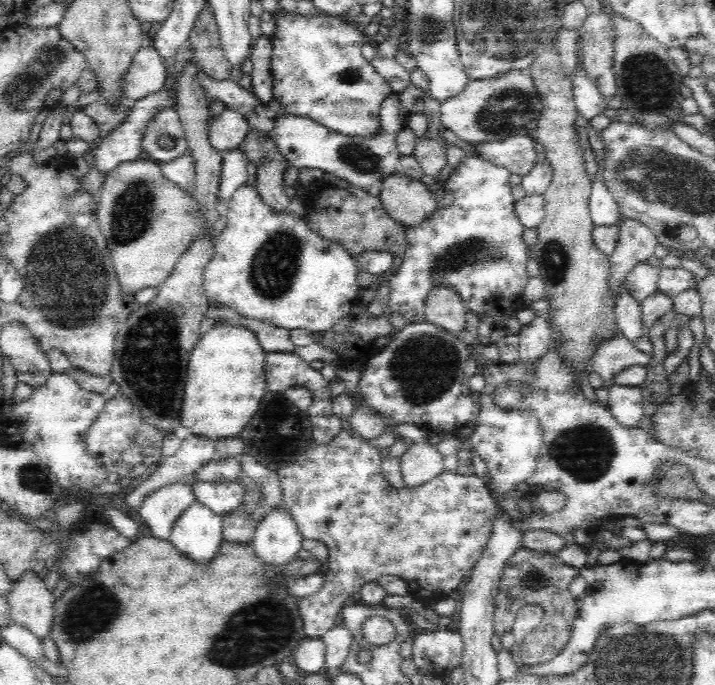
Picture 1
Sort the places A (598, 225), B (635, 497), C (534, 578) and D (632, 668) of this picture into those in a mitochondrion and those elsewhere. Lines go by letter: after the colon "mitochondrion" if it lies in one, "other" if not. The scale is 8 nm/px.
A: other
B: other
C: mitochondrion
D: mitochondrion

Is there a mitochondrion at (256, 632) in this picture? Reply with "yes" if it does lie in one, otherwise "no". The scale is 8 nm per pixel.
yes

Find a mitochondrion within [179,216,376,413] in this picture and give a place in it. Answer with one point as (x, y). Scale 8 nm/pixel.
(273, 268)

